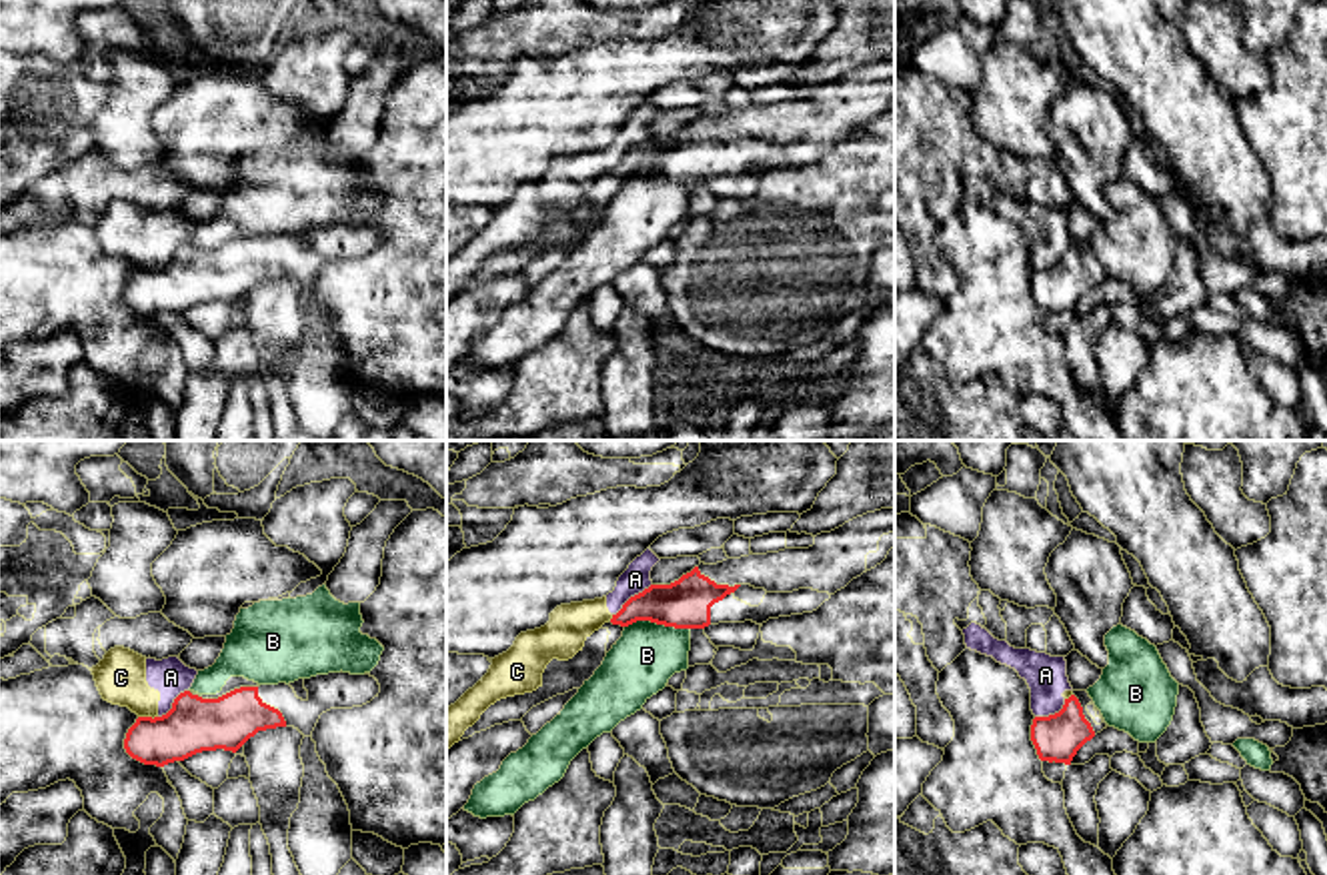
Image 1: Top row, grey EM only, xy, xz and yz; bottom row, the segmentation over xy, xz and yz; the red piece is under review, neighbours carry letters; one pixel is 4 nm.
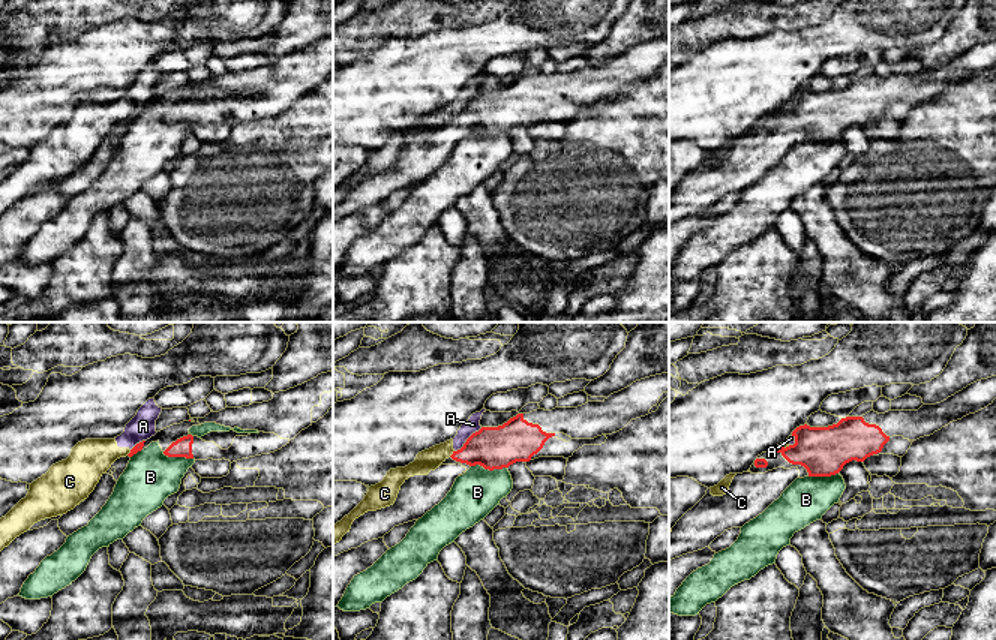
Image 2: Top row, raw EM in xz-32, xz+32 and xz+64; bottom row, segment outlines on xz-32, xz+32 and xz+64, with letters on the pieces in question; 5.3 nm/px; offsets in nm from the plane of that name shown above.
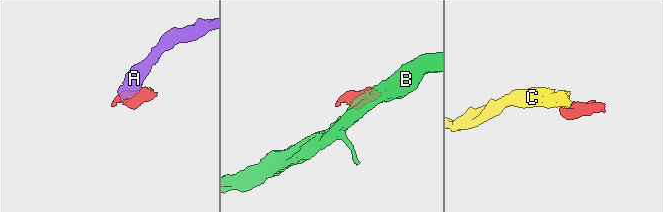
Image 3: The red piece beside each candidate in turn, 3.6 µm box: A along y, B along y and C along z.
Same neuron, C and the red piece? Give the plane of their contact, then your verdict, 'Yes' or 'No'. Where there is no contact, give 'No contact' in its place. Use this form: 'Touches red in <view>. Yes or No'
Touches red in xy. No

